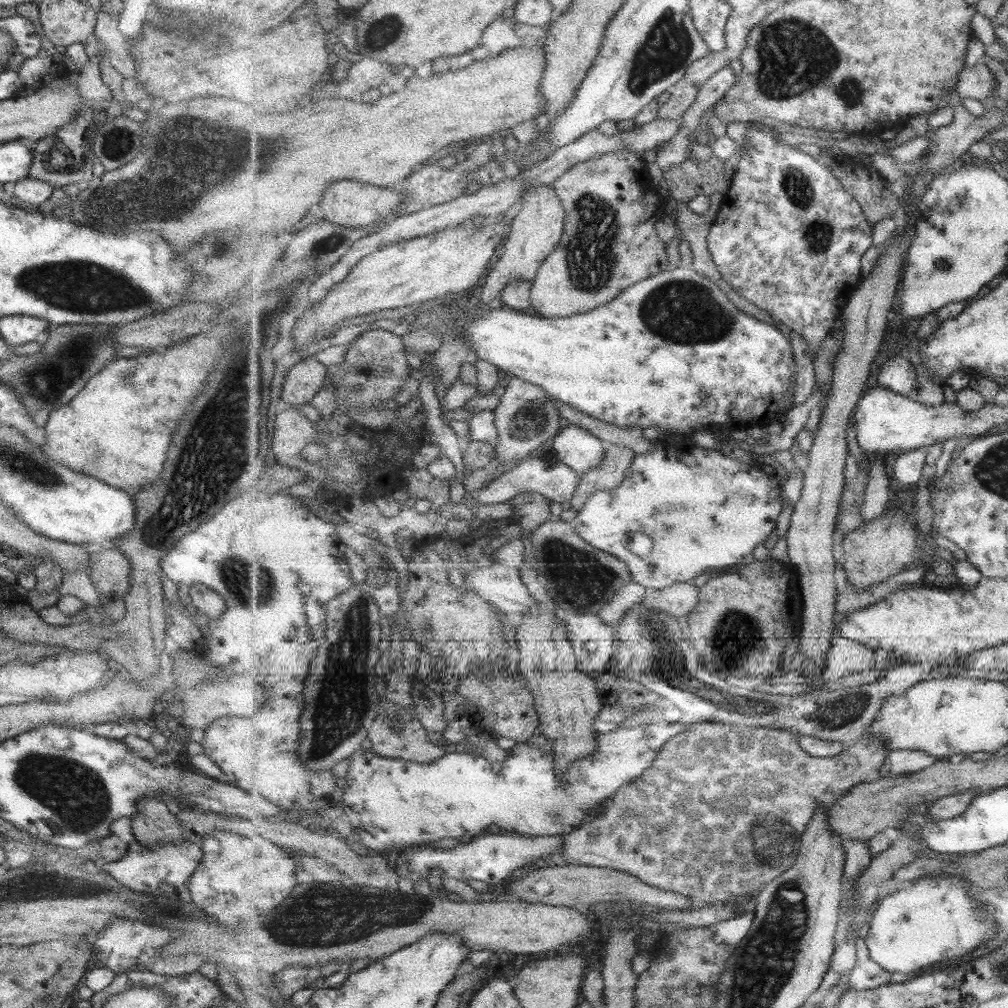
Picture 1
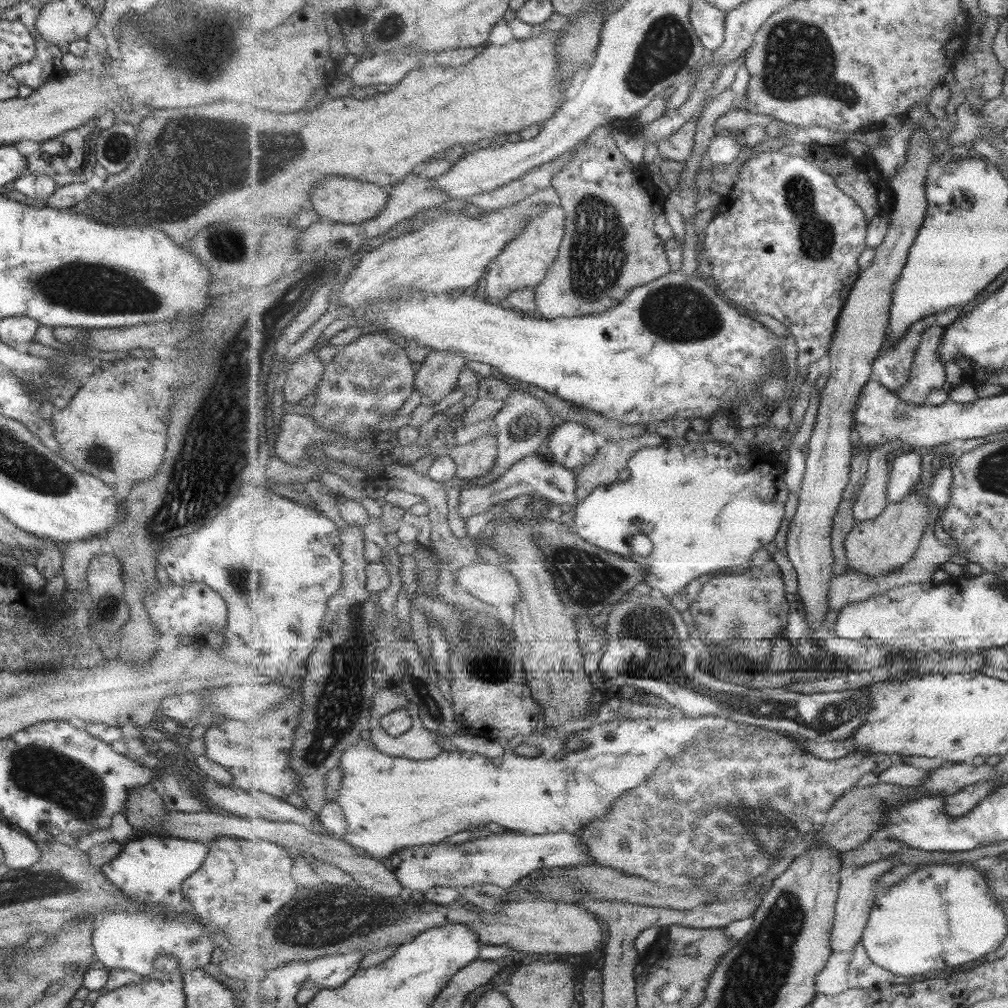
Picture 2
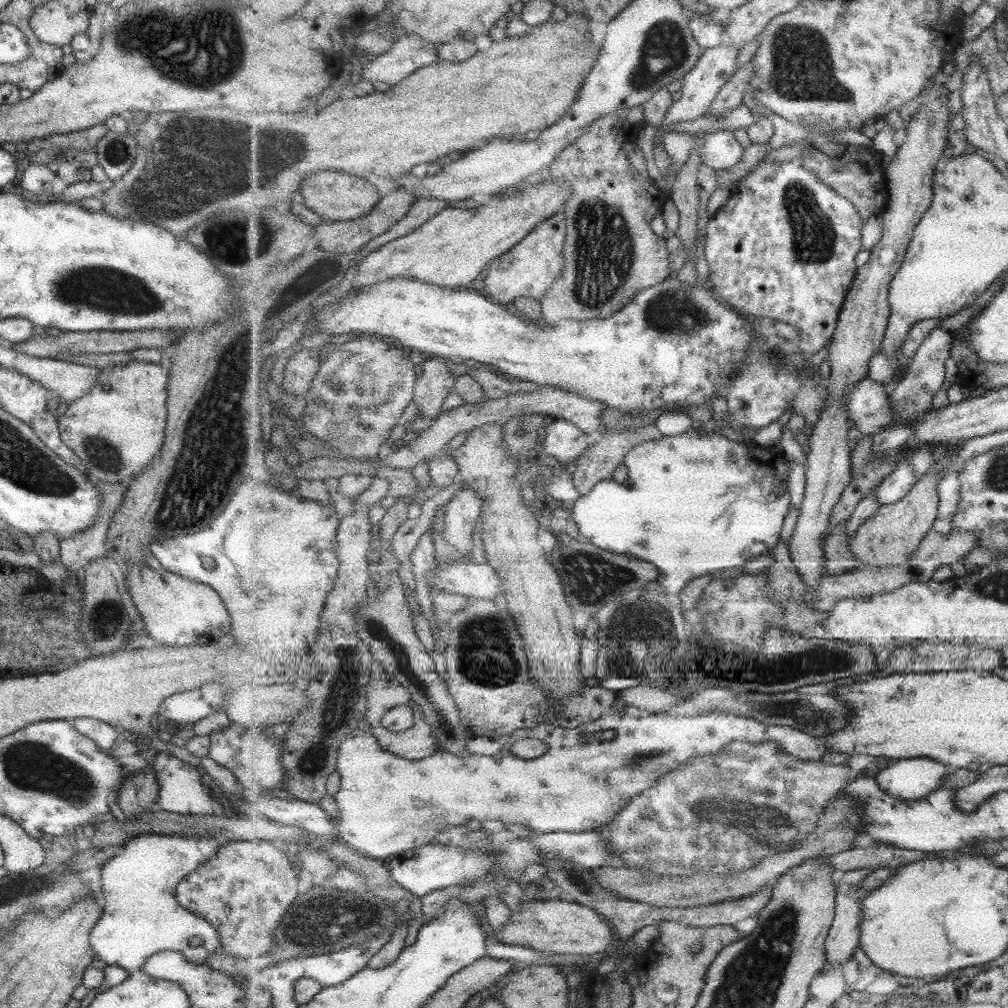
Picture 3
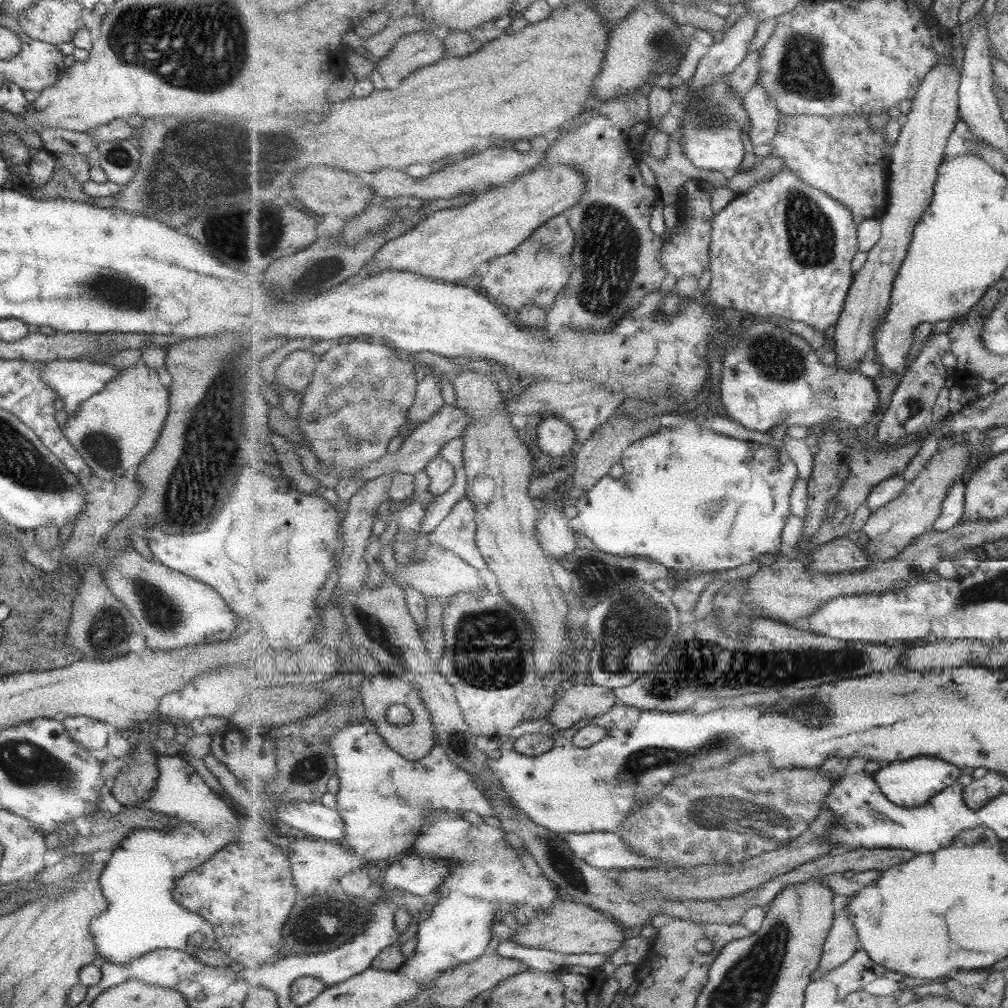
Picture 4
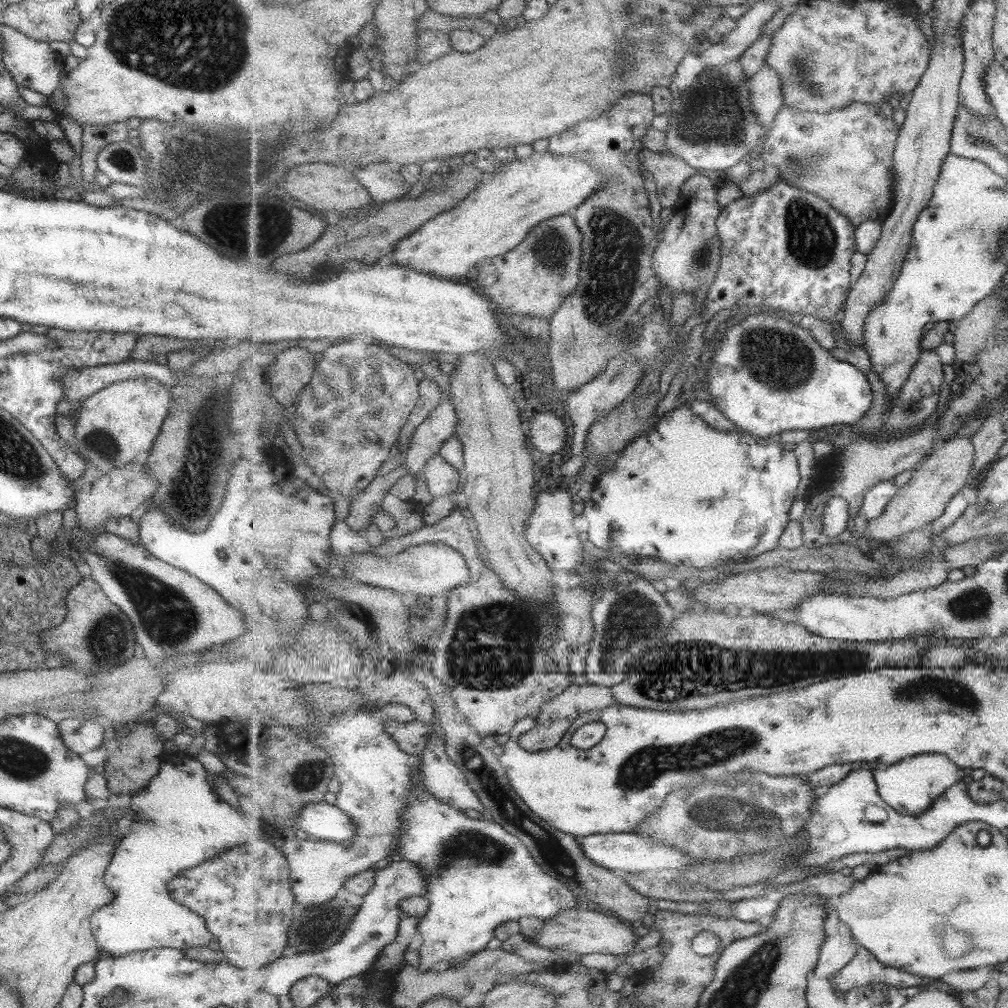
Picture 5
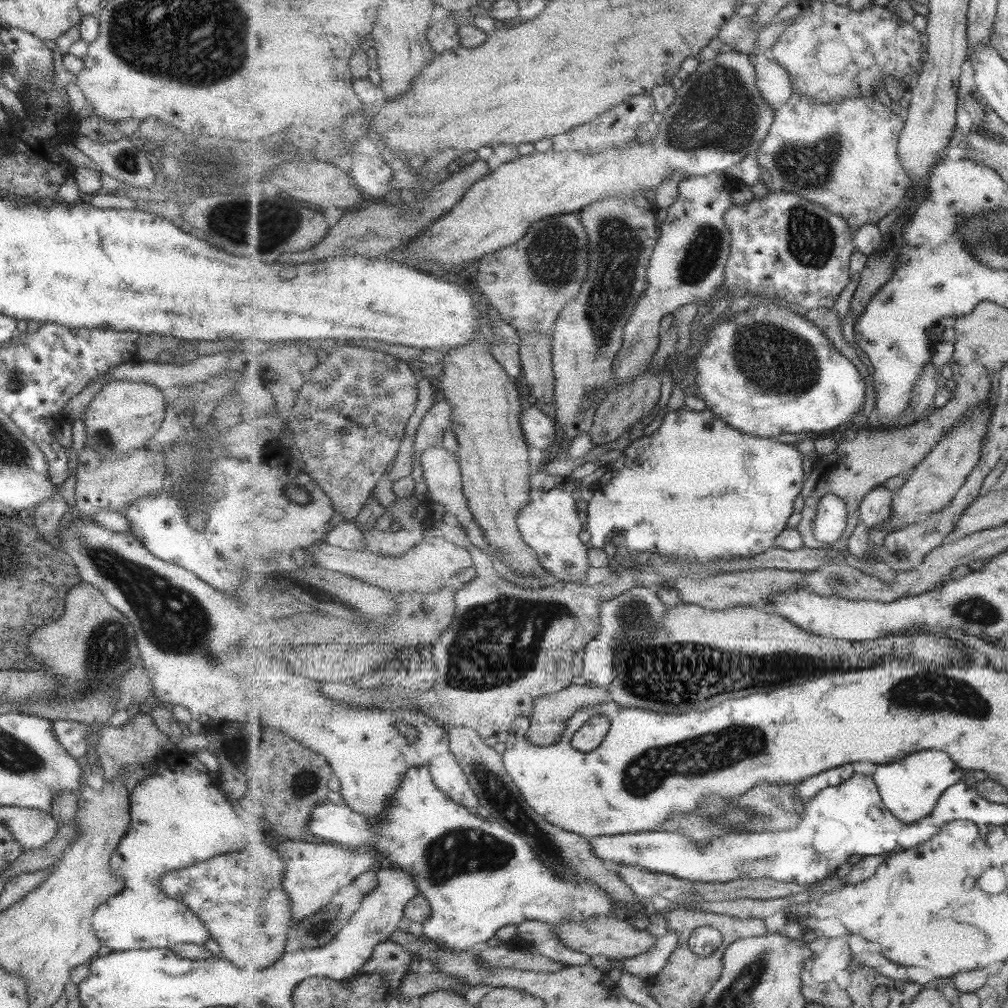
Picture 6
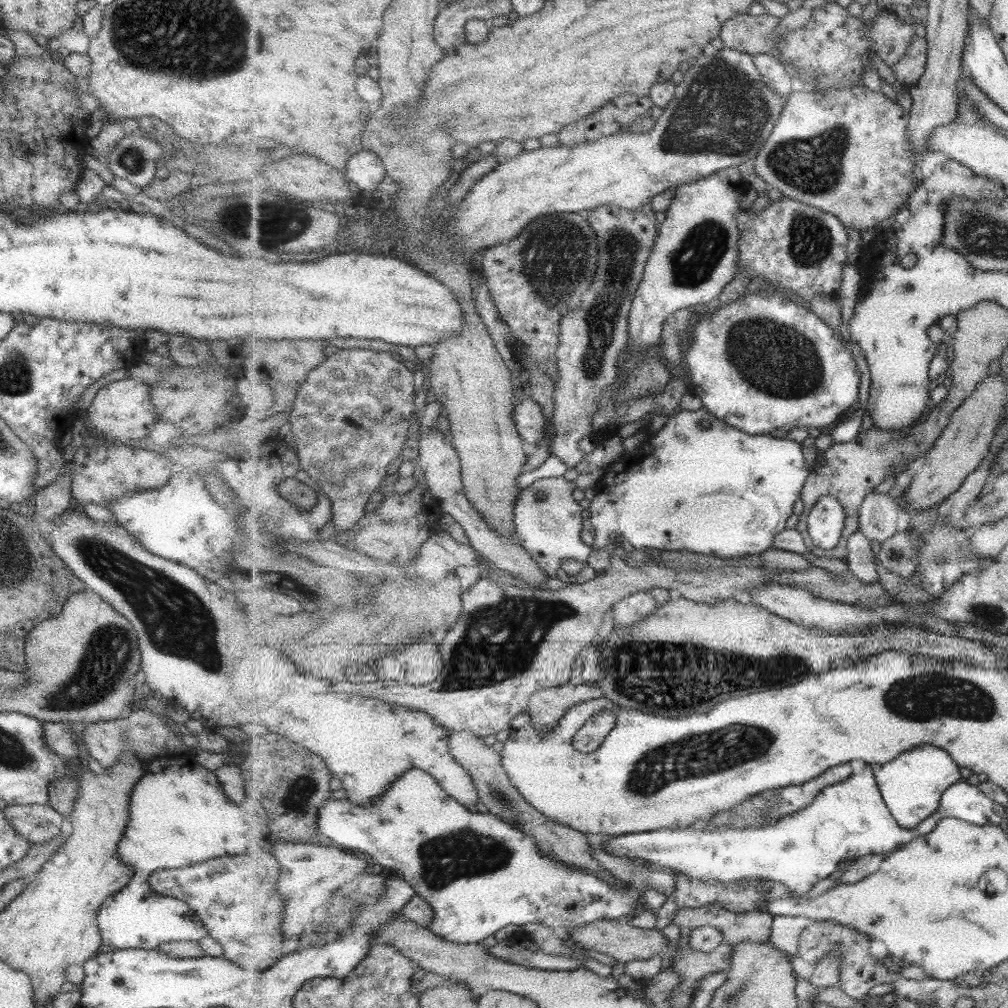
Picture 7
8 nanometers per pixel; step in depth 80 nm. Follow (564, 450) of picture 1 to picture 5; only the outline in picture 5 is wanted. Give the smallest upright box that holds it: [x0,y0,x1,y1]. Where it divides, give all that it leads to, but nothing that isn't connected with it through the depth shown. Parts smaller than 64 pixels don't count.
[526,411,570,454]

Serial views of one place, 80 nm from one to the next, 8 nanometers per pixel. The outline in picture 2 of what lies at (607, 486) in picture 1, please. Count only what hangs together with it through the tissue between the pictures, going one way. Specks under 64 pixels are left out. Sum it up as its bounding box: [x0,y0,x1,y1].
[575,430,663,503]

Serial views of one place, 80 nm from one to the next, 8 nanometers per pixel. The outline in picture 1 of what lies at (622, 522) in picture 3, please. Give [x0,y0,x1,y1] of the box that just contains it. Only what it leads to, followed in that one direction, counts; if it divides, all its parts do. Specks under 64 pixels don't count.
[572,437,783,589]

